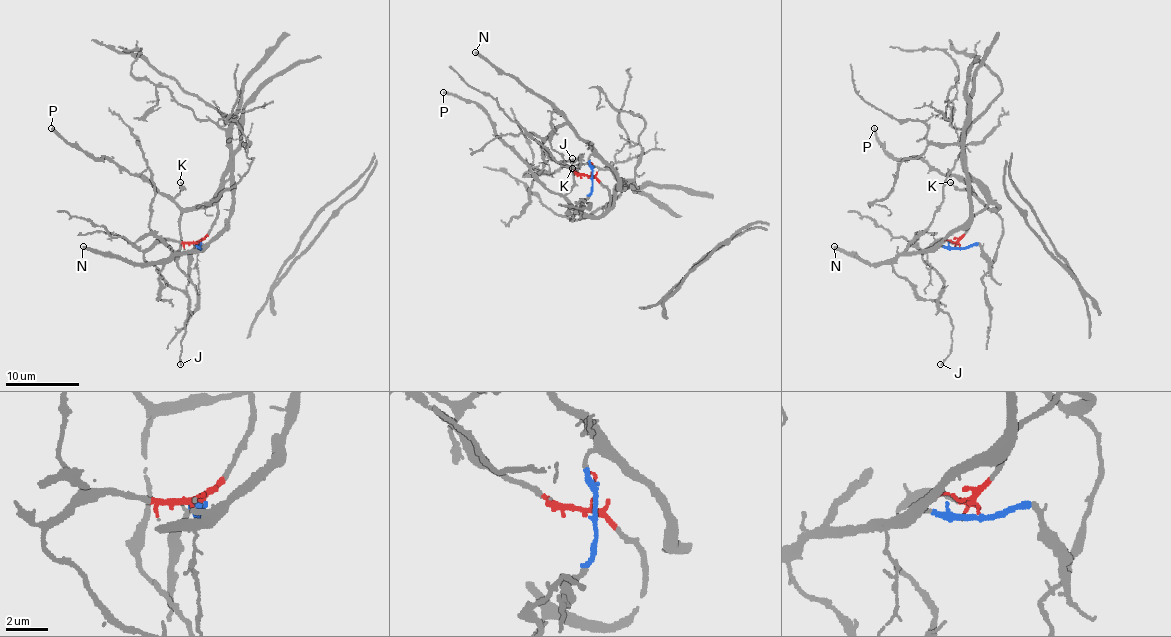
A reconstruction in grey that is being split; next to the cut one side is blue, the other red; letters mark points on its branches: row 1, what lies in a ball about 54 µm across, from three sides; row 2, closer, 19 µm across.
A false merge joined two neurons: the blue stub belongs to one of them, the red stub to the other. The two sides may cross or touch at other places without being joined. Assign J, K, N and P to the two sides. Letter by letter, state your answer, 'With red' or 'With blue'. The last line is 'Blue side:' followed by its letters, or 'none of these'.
J: With red
K: With red
N: With blue
P: With red
Blue side: N

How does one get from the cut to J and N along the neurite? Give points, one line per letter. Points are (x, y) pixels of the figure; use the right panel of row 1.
J: (959, 247), (936, 240), (921, 255), (944, 281), (938, 307), (949, 316), (953, 327), (951, 353), (940, 364)
N: (960, 247), (936, 246), (929, 249), (901, 251), (886, 260), (868, 264), (834, 246)

